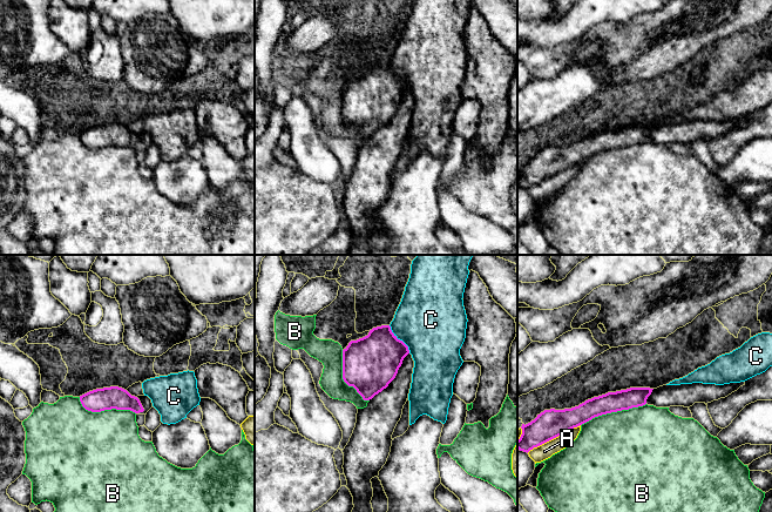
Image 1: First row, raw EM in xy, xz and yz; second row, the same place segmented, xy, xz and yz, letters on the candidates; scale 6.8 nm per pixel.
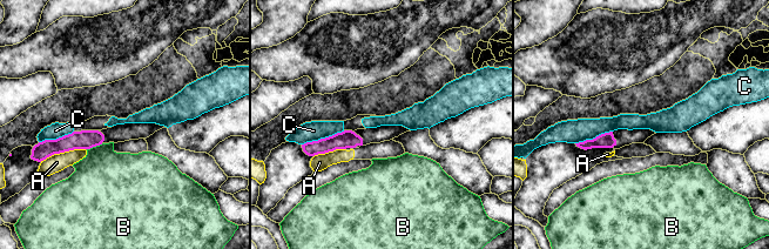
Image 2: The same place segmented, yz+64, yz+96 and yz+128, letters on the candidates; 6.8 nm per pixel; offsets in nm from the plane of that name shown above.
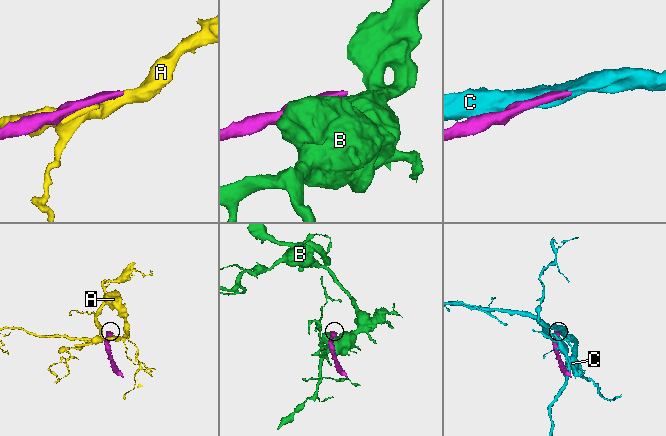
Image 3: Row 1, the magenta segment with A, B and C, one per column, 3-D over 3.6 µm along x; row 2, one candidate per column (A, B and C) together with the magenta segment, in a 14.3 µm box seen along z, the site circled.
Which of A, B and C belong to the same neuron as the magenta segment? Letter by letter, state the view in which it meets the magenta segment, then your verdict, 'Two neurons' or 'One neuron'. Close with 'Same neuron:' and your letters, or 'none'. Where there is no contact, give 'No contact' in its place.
A: Touches magenta in yz. Two neurons
B: Touches magenta in yz. Two neurons
C: Touches magenta in xz. Two neurons
Same neuron: none

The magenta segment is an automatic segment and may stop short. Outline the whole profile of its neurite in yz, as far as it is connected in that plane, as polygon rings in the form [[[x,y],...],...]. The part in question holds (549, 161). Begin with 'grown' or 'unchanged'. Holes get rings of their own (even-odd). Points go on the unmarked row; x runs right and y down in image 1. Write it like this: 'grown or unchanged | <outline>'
grown | [[[745,119],[724,122],[692,120],[663,122],[657,126],[630,124],[594,134],[571,146],[544,147],[530,160],[522,161],[522,171],[517,177],[517,186],[528,190],[534,184],[602,151],[645,141],[656,144],[690,144],[695,140],[707,141],[727,134],[743,122],[745,122]]]

